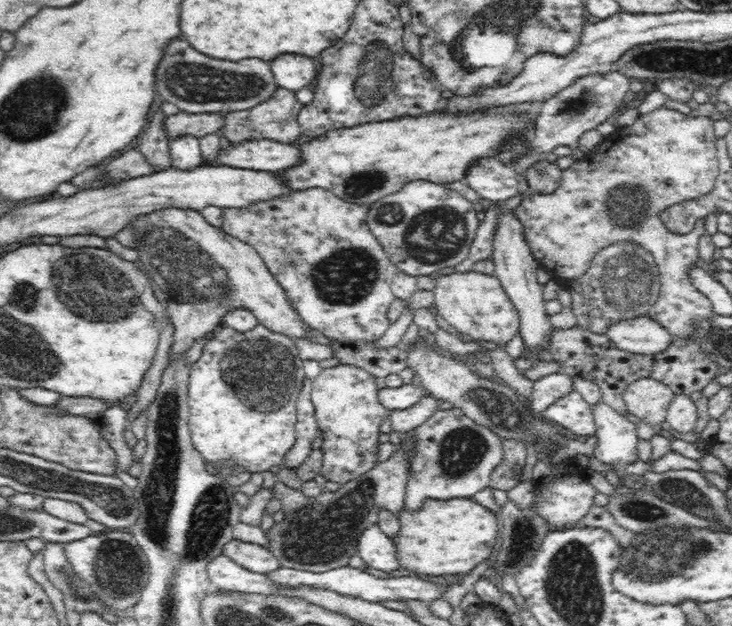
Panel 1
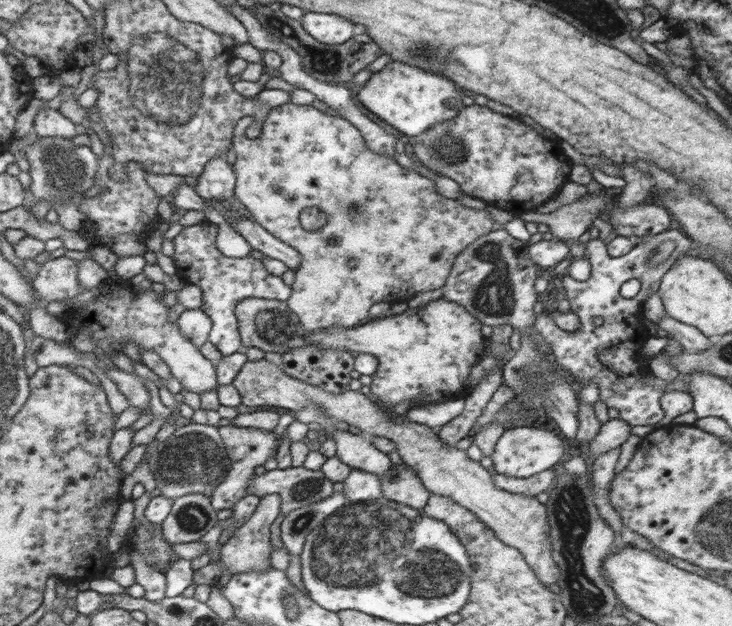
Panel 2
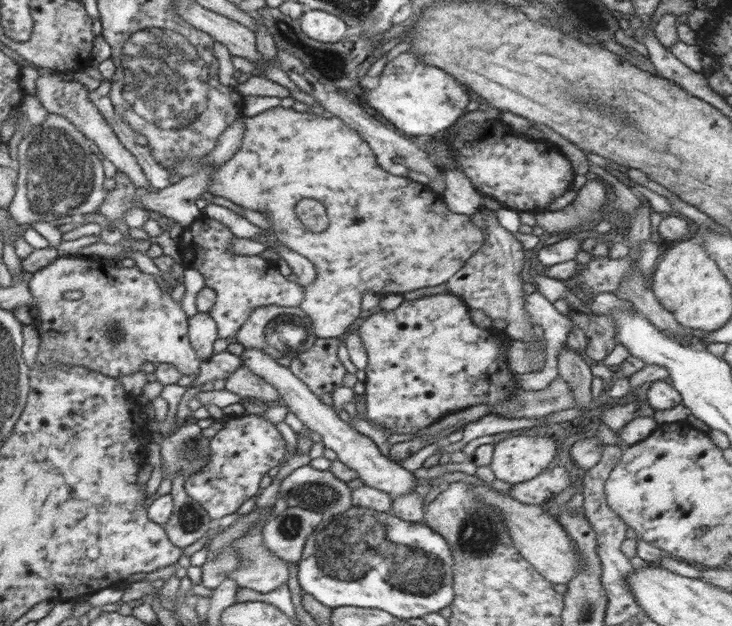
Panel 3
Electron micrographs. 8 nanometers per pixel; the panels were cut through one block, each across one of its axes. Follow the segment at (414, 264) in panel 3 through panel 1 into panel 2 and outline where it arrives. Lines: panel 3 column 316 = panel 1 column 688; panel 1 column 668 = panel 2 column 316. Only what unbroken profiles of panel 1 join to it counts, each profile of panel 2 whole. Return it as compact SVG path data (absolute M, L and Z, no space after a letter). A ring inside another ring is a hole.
M288 103L272 107L272 110L264 118L262 134L258 138L247 138L245 135L246 129L252 123L254 123L253 116L245 116L233 130L233 158L231 163L235 174L234 200L242 203L254 216L254 220L270 234L285 242L289 247L295 248L301 254L302 263L295 271L295 281L291 286L291 295L286 304L308 332L317 332L317 330L325 330L325 328L332 328L333 326L340 328L356 327L356 324L360 324L369 315L370 306L376 304L376 302L408 301L418 292L442 288L459 253L461 254L463 250L466 250L480 236L492 232L494 221L485 209L470 209L457 200L448 199L436 191L433 180L420 175L415 170L403 168L393 157L384 158L384 156L374 154L374 151L364 143L360 131L344 118L328 115L312 106L297 106ZM306 208L318 208L318 210L324 212L325 215L328 215L327 223L318 230L302 228L299 215Z

